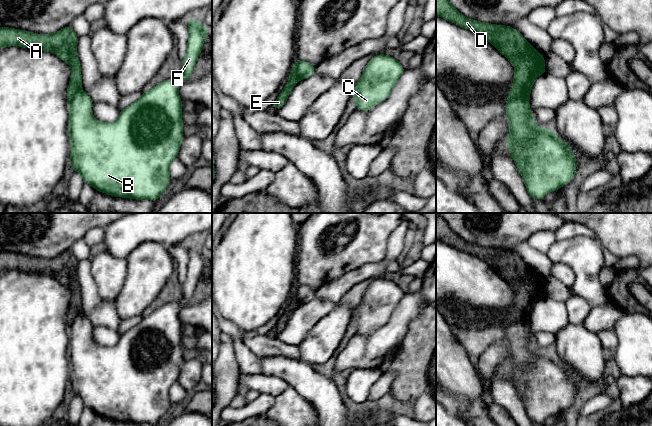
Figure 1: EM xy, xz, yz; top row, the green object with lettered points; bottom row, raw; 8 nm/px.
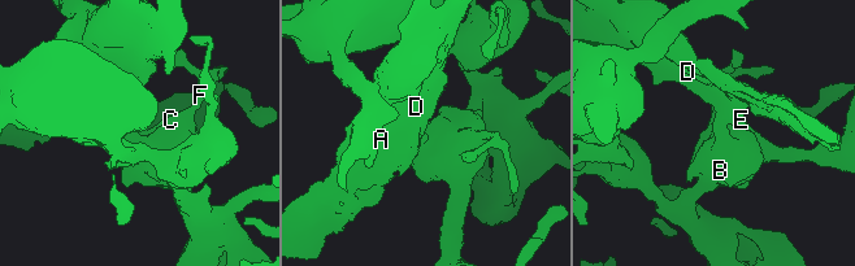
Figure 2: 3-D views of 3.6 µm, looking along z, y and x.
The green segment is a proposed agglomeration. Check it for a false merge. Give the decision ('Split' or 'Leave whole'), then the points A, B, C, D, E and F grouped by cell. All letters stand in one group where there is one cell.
Split. Groups: A D E / B C F

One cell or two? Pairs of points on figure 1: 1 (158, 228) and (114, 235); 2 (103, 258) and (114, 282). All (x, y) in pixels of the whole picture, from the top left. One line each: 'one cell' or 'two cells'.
1: one cell
2: one cell

